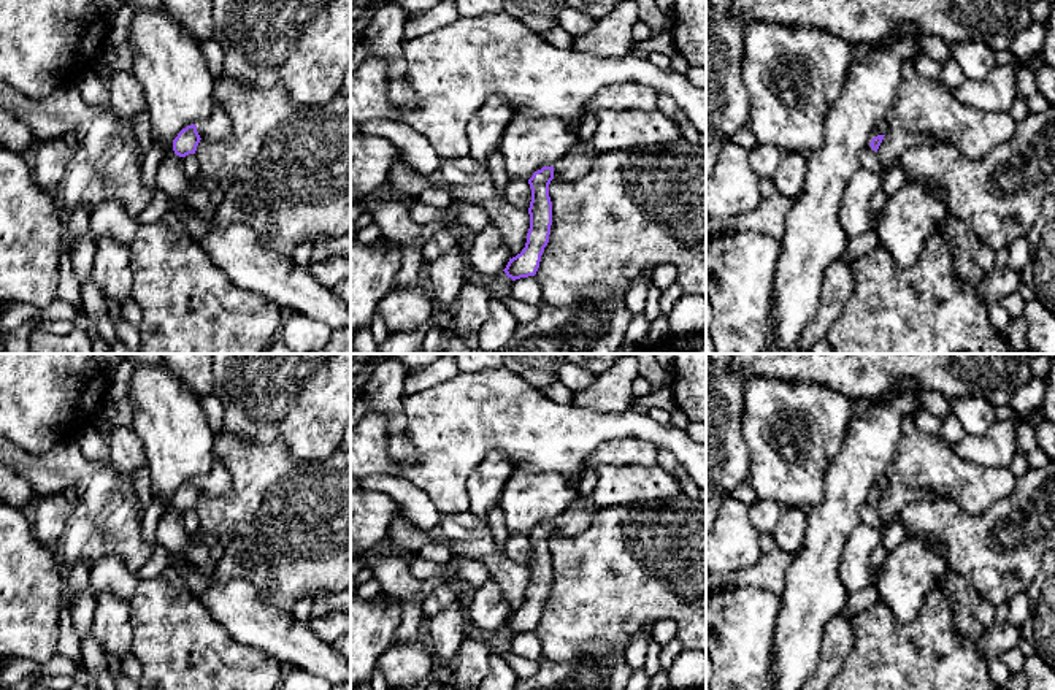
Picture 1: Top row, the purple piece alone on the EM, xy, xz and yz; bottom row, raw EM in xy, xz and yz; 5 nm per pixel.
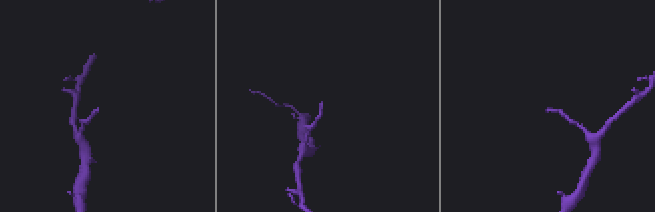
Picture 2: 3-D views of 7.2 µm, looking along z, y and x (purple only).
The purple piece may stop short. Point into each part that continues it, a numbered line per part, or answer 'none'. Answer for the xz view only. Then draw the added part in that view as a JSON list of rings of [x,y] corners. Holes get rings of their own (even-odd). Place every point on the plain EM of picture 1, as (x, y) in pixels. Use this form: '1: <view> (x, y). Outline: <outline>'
1: xz (576, 519). Outline: [[[576,495],[571,508],[554,520],[554,533],[560,536],[582,533],[597,511],[593,500]]]

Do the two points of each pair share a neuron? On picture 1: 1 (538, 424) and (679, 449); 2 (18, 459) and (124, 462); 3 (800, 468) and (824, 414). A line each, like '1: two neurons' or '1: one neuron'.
1: one neuron
2: two neurons
3: one neuron

